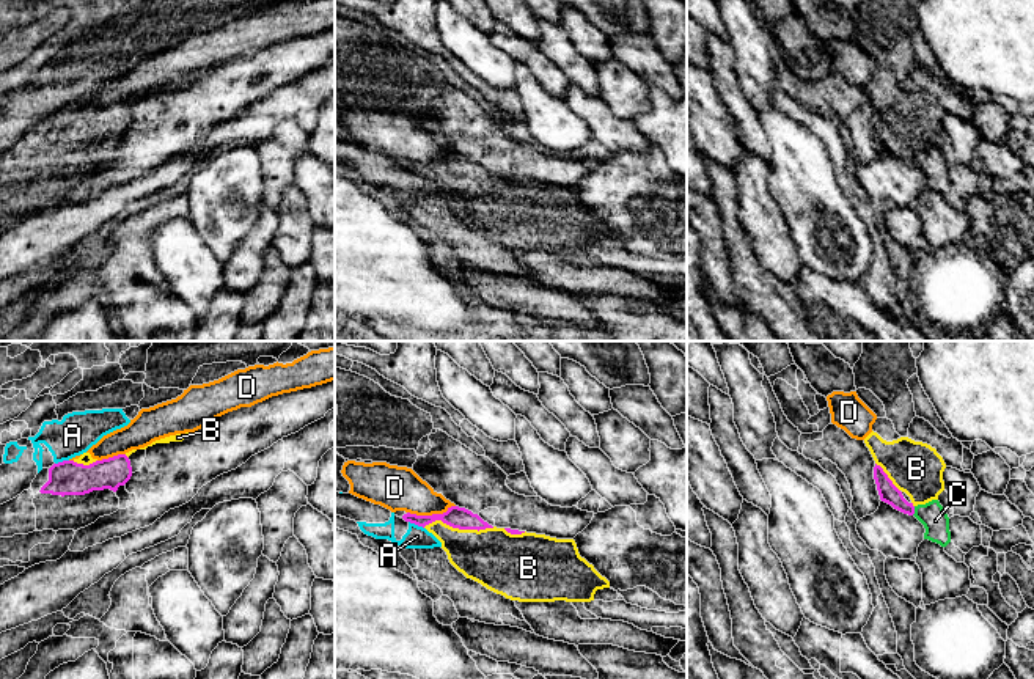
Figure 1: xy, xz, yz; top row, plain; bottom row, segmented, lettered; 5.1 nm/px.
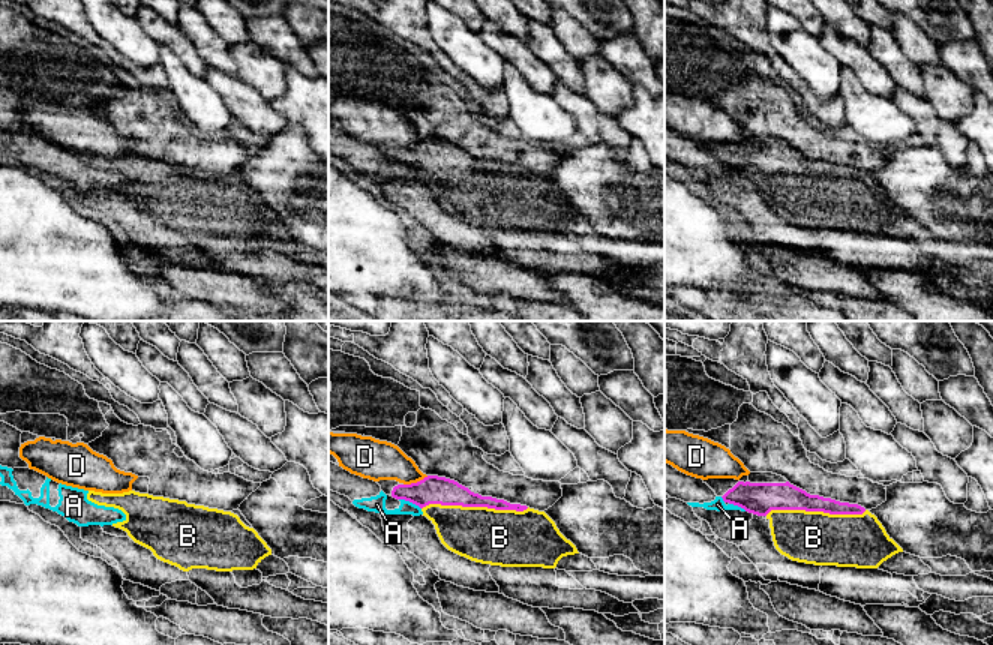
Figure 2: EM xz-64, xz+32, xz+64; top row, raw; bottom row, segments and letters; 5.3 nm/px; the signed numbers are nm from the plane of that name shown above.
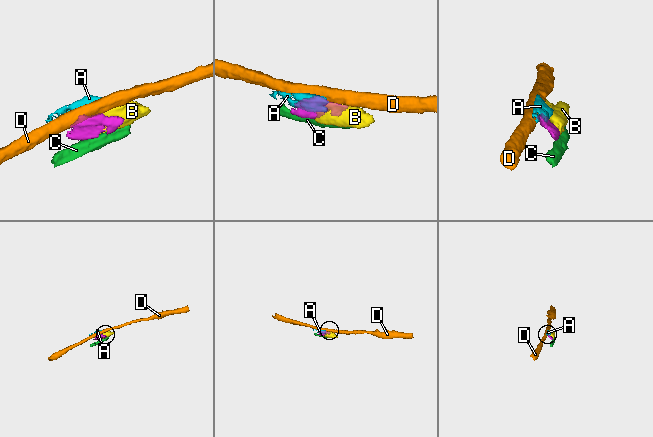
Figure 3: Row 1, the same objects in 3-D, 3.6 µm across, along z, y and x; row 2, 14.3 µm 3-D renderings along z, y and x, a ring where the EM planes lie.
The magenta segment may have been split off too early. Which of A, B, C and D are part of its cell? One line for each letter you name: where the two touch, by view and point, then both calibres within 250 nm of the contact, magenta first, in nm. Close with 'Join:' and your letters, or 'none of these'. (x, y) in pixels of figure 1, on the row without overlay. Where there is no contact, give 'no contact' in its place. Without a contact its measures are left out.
B: contact xz (459, 176); calibres 110 and 300 nm
Join: B

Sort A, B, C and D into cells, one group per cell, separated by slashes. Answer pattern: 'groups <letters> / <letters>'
groups A / B / C / D

